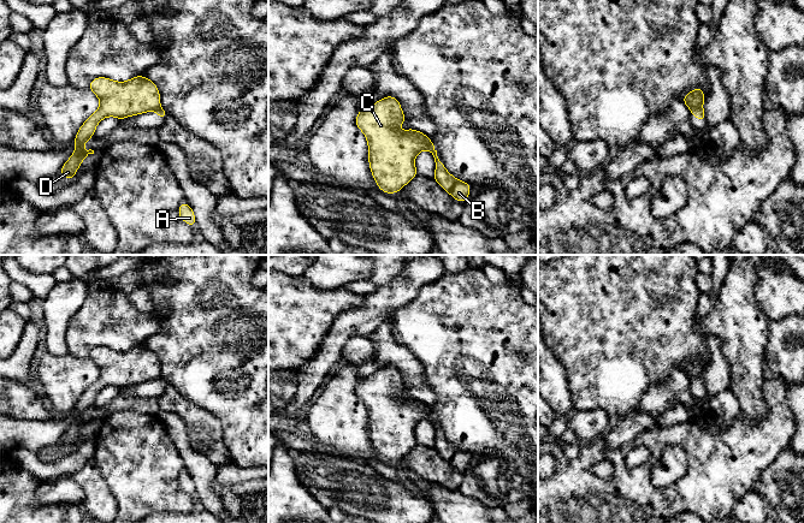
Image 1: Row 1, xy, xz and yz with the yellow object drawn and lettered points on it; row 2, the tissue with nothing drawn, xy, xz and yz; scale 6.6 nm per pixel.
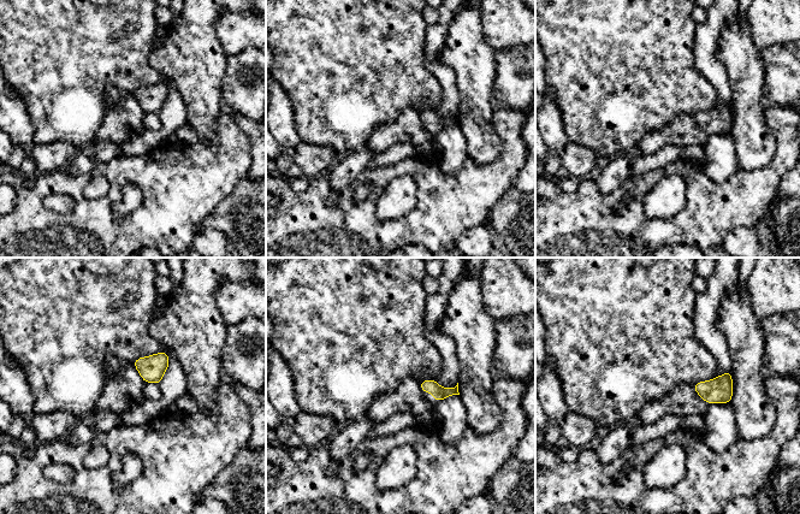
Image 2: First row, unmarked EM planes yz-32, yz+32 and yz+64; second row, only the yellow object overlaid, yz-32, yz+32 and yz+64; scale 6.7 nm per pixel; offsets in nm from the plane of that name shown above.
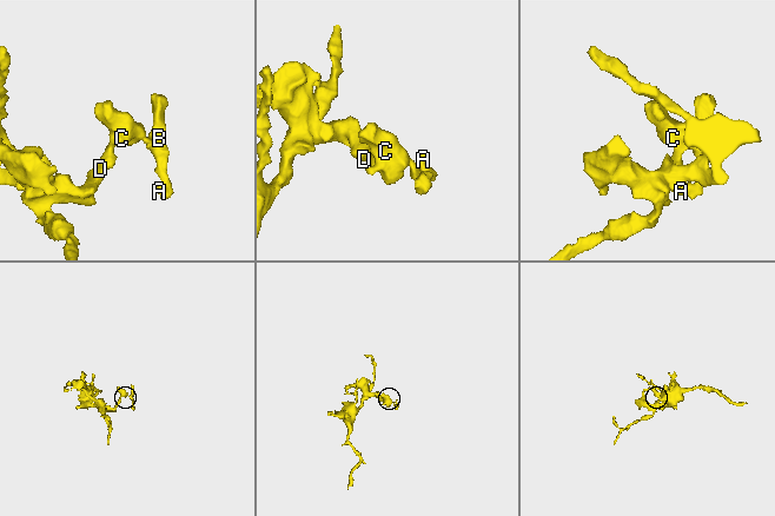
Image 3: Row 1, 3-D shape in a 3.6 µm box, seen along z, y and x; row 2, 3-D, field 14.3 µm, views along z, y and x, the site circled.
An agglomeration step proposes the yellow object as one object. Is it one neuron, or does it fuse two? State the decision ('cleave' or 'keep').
cleave

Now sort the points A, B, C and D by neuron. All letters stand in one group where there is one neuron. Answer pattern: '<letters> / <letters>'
A B / C D

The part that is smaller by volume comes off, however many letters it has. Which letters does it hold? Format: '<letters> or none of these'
A, B

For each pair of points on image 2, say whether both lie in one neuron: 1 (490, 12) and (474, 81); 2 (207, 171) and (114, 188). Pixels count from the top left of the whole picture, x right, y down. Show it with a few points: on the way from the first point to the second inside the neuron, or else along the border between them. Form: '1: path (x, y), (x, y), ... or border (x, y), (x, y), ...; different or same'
1: border (480, 12), (483, 37), (493, 51); different
2: path (184, 172), (137, 172); same

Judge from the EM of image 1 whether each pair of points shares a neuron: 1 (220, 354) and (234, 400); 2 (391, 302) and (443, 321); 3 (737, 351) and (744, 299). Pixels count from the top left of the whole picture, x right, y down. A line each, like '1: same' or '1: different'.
1: same
2: different
3: same

